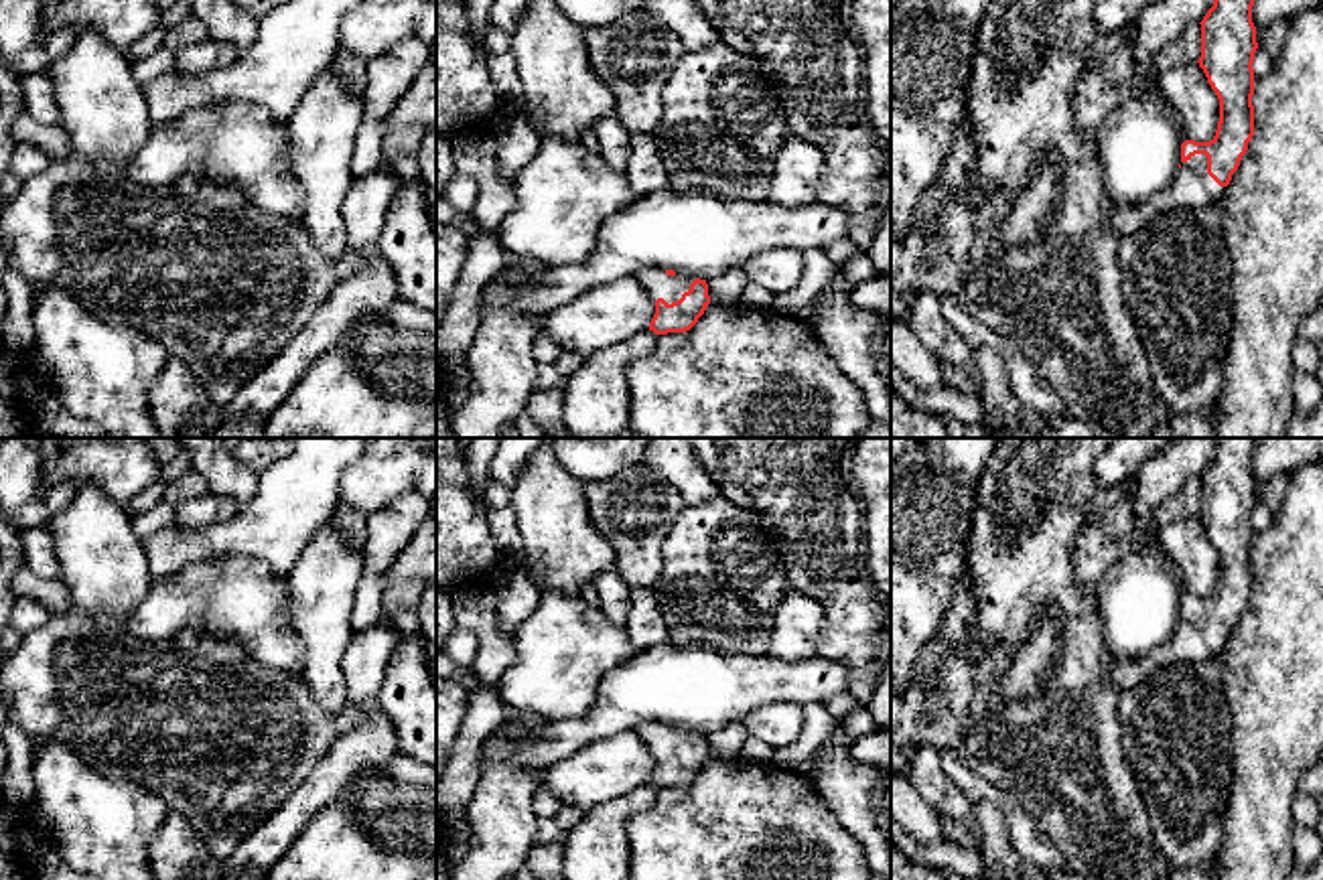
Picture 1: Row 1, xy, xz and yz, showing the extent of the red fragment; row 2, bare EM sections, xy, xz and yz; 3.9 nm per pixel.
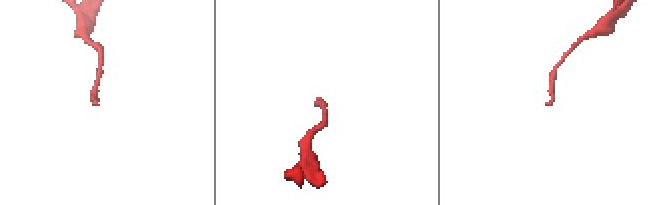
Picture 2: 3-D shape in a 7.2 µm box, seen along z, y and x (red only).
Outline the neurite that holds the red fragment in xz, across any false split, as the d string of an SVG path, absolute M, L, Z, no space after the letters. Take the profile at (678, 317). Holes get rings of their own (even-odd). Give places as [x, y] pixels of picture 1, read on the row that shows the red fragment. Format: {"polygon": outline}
{"polygon": "M643 268L635 276L655 300L649 322L655 335L690 331L710 304L706 280L659 268Z"}

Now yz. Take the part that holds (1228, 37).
{"polygon": "M1213 0L1213 6L1203 16L1201 24L1201 57L1199 67L1203 69L1207 83L1220 99L1220 122L1215 136L1209 142L1185 140L1181 144L1181 168L1175 180L1163 191L1142 203L1128 207L1112 205L1106 215L1106 227L1118 237L1136 233L1157 215L1179 207L1181 203L1191 205L1195 199L1203 205L1215 203L1238 170L1242 156L1248 150L1248 142L1254 136L1254 53L1256 26L1252 22L1254 0Z"}

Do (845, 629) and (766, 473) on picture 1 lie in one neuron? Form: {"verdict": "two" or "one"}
{"verdict": "one"}

